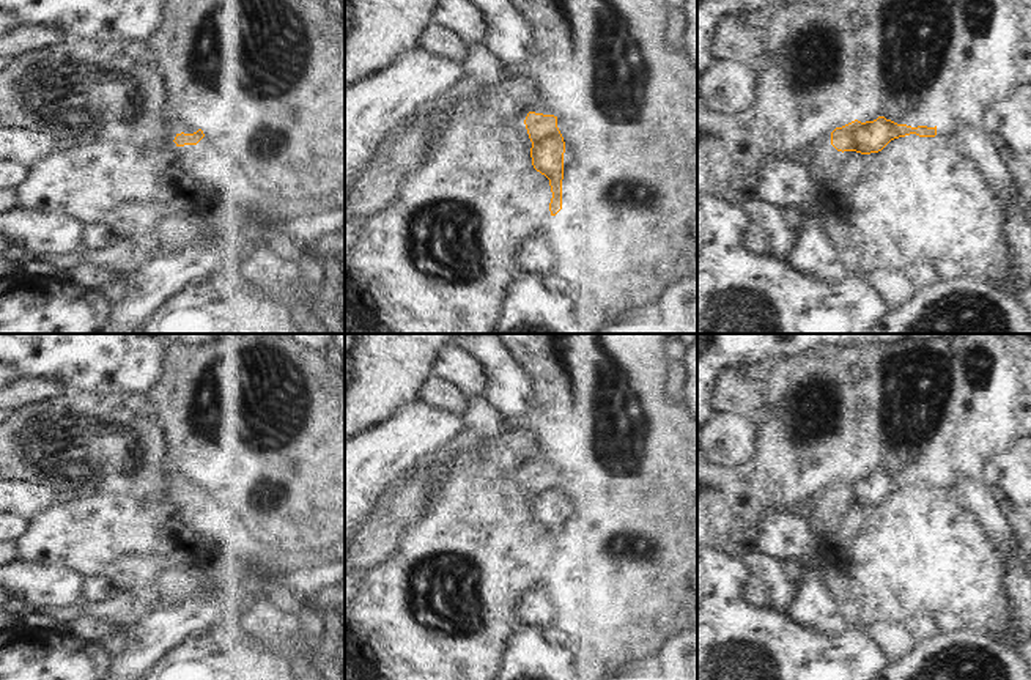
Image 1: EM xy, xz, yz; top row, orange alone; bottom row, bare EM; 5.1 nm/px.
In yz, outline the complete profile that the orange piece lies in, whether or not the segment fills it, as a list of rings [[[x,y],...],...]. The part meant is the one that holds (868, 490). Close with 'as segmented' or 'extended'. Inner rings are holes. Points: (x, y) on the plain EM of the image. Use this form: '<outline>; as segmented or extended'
[[[878,469],[874,474],[861,475],[858,472],[836,480],[831,485],[831,497],[837,504],[856,504],[861,507],[870,507],[881,504],[891,493],[916,486],[919,490],[935,490],[937,479],[918,479],[897,477],[885,469]]]; as segmented

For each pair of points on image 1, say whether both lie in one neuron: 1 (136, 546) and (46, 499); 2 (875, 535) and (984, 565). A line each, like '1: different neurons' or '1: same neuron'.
1: different neurons
2: same neuron

